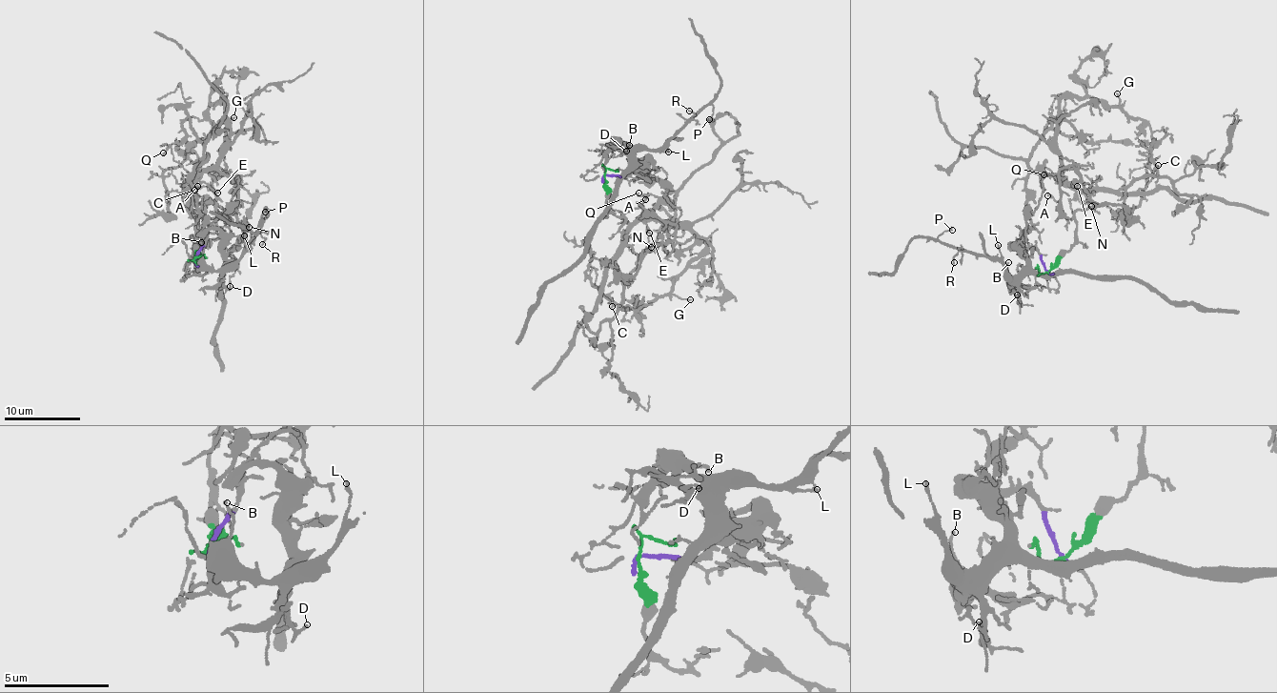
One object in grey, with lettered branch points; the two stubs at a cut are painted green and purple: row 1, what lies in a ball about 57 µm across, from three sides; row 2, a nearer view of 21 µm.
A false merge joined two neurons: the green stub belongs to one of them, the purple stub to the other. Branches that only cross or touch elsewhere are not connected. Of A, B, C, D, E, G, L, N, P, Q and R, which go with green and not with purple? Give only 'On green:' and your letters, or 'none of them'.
On green: A, C, E, G, N, Q

